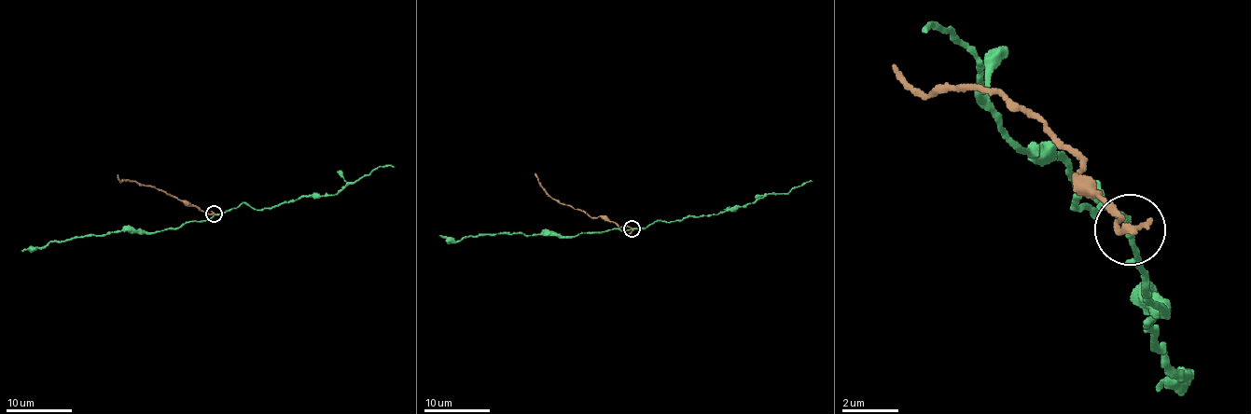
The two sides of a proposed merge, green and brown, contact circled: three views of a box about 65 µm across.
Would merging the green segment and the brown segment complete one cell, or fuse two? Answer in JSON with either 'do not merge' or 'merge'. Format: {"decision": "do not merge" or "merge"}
{"decision": "do not merge"}

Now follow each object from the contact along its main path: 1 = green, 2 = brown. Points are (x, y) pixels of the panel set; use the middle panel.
1: (632, 228), (645, 228), (656, 222), (717, 215), (754, 203), (767, 194), (788, 194), (812, 180)
2: (632, 228), (618, 227), (600, 216), (590, 216), (581, 210), (557, 201), (535, 173)

